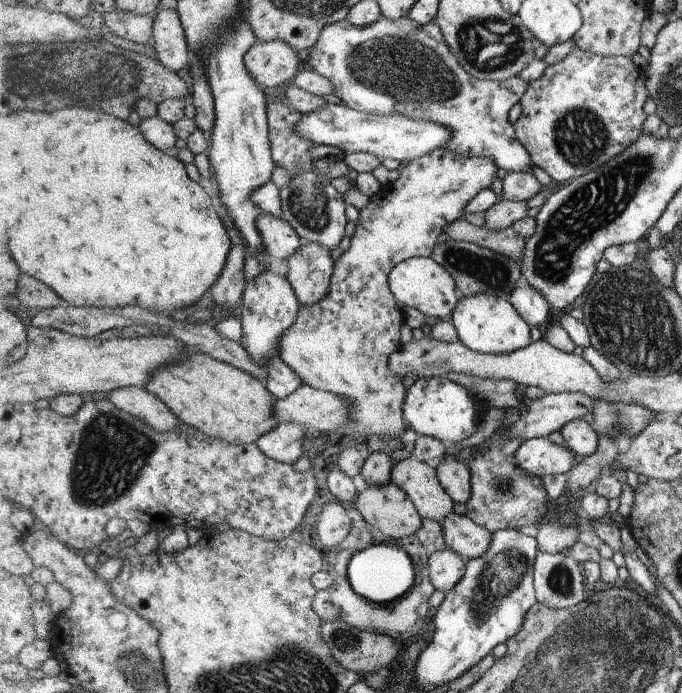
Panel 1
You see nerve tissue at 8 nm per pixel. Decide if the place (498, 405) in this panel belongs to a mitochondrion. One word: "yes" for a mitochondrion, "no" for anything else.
no

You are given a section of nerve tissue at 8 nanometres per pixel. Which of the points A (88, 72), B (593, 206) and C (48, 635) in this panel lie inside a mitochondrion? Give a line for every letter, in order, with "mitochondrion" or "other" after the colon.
A: mitochondrion
B: mitochondrion
C: other

